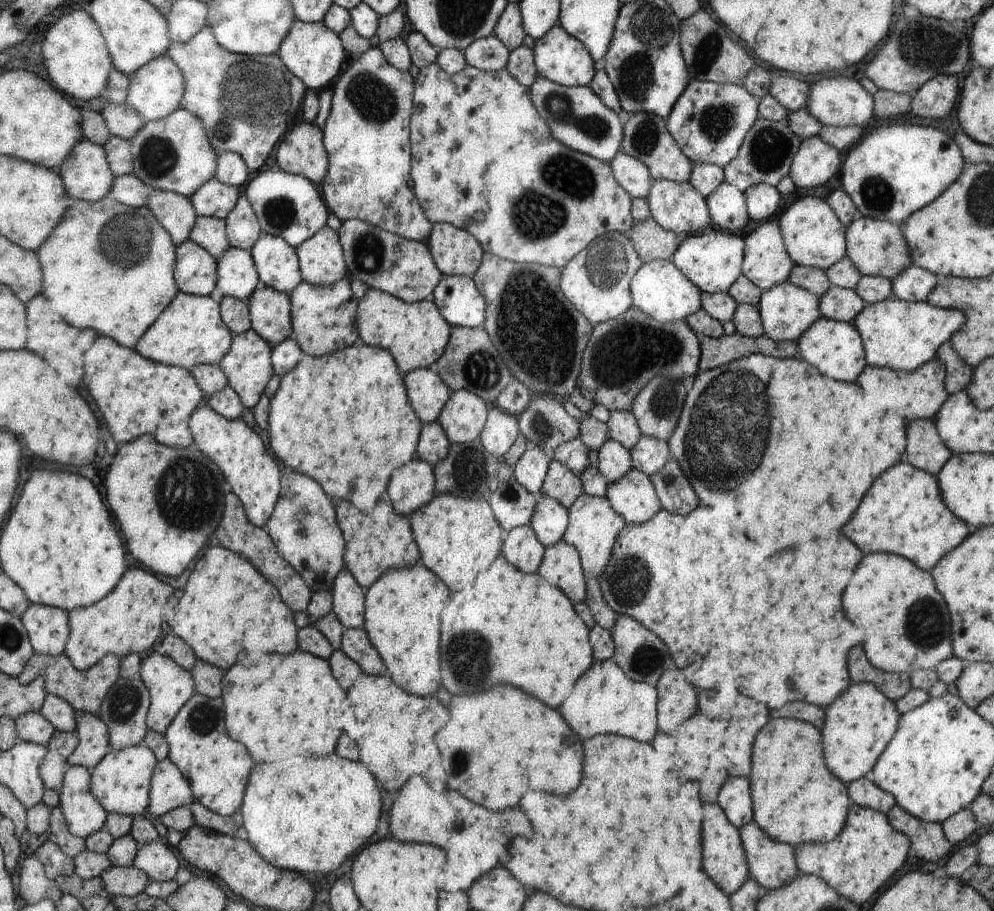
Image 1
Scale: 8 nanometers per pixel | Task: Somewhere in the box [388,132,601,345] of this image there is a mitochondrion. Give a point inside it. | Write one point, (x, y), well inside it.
(537, 214)

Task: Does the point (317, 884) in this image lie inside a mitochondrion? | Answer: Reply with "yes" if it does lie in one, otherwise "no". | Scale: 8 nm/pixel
no

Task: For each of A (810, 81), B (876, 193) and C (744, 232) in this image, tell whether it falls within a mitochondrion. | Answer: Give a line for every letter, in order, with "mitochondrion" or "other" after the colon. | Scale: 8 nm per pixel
A: other
B: mitochondrion
C: other

